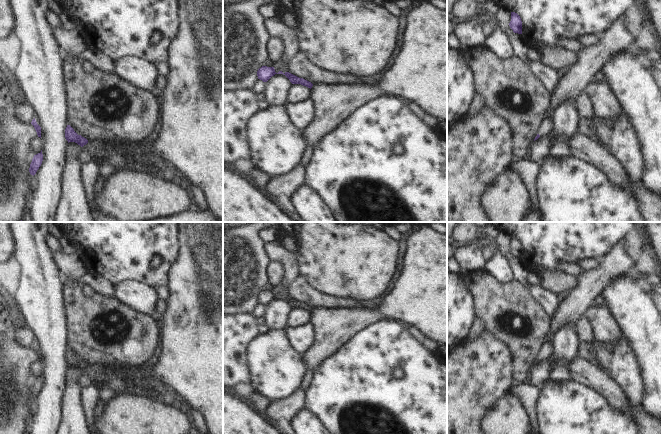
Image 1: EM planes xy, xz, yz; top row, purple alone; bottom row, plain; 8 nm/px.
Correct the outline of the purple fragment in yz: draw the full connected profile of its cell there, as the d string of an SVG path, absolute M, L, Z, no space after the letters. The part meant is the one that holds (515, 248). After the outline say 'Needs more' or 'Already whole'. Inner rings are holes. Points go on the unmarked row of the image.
M511 236L511 245L509 250L514 257L522 258L522 245L517 237Z. Already whole.

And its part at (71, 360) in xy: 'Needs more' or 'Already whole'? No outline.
Already whole.

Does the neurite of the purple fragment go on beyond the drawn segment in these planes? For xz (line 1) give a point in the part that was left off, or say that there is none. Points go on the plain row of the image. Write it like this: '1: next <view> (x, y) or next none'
1: next none

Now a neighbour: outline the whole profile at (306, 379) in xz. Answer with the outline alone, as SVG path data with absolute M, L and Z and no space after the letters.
M306 369L305 372L304 372L304 375L300 381L300 388L304 391L306 391L306 389L308 388L310 382L311 382L311 379L312 379L312 376L314 374L314 371L311 370L311 369Z

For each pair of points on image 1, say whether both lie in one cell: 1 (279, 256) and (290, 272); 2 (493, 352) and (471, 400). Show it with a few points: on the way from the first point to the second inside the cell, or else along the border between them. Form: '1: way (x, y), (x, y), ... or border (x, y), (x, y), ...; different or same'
1: way (283, 260), (290, 268); same
2: way (484, 364), (471, 379), (471, 388); same

